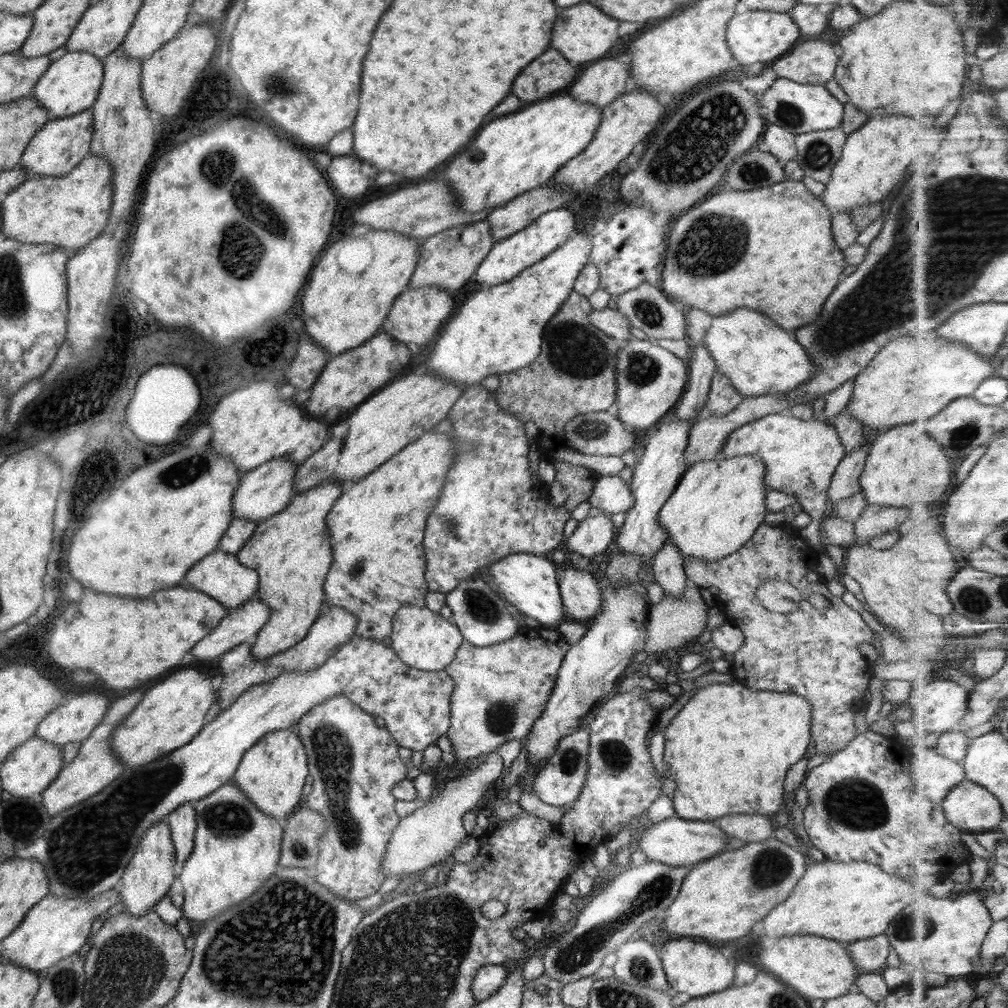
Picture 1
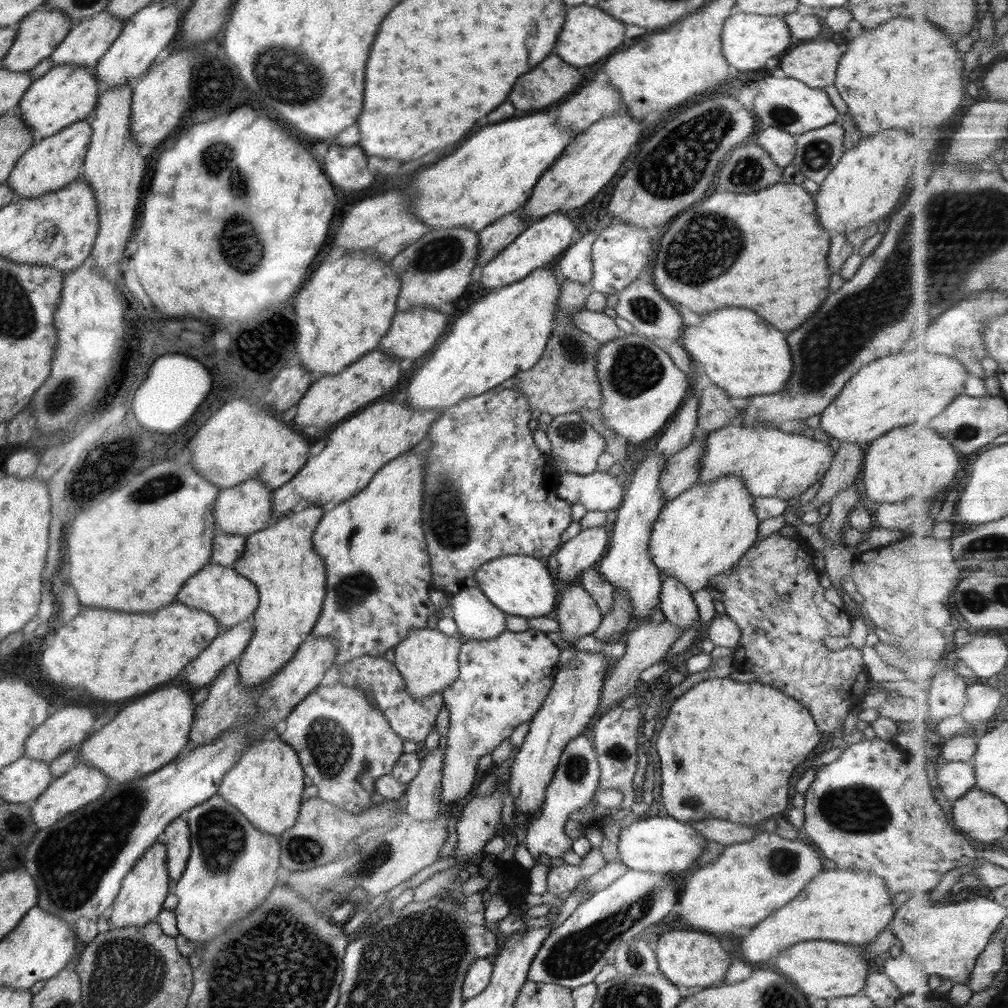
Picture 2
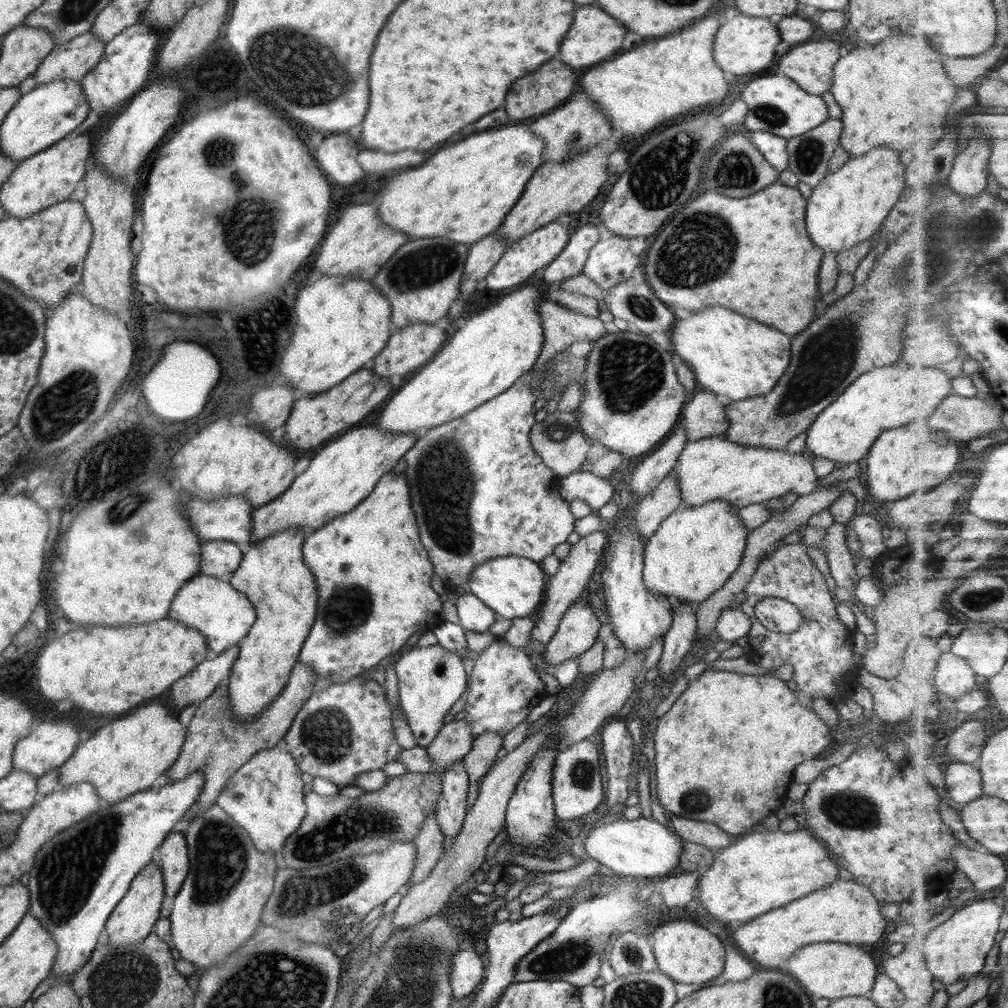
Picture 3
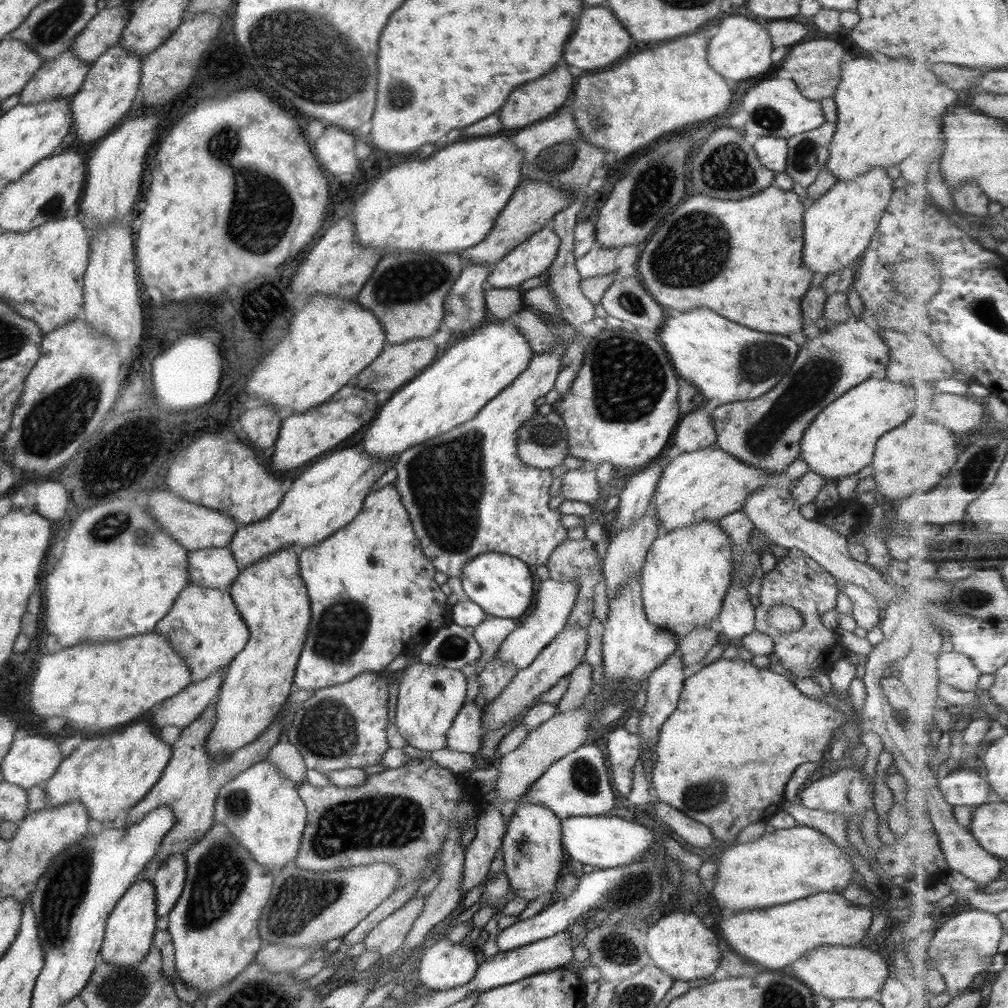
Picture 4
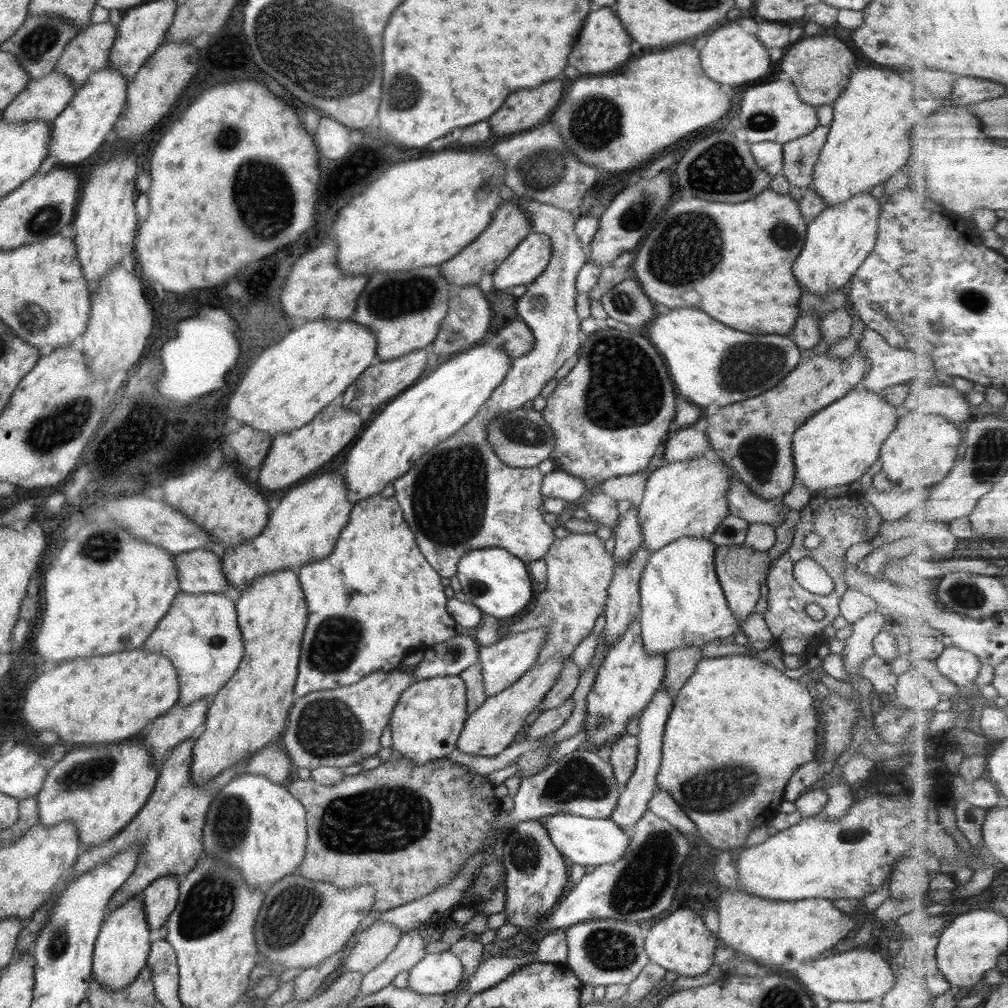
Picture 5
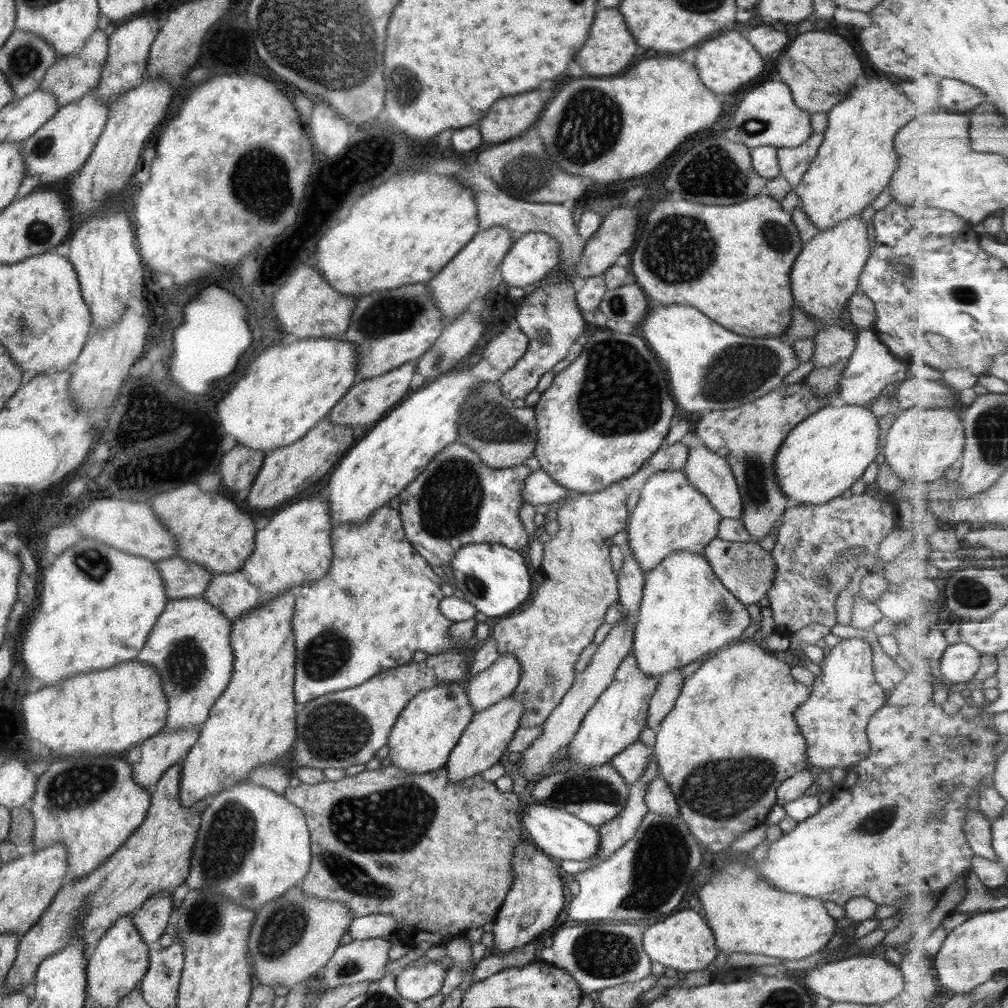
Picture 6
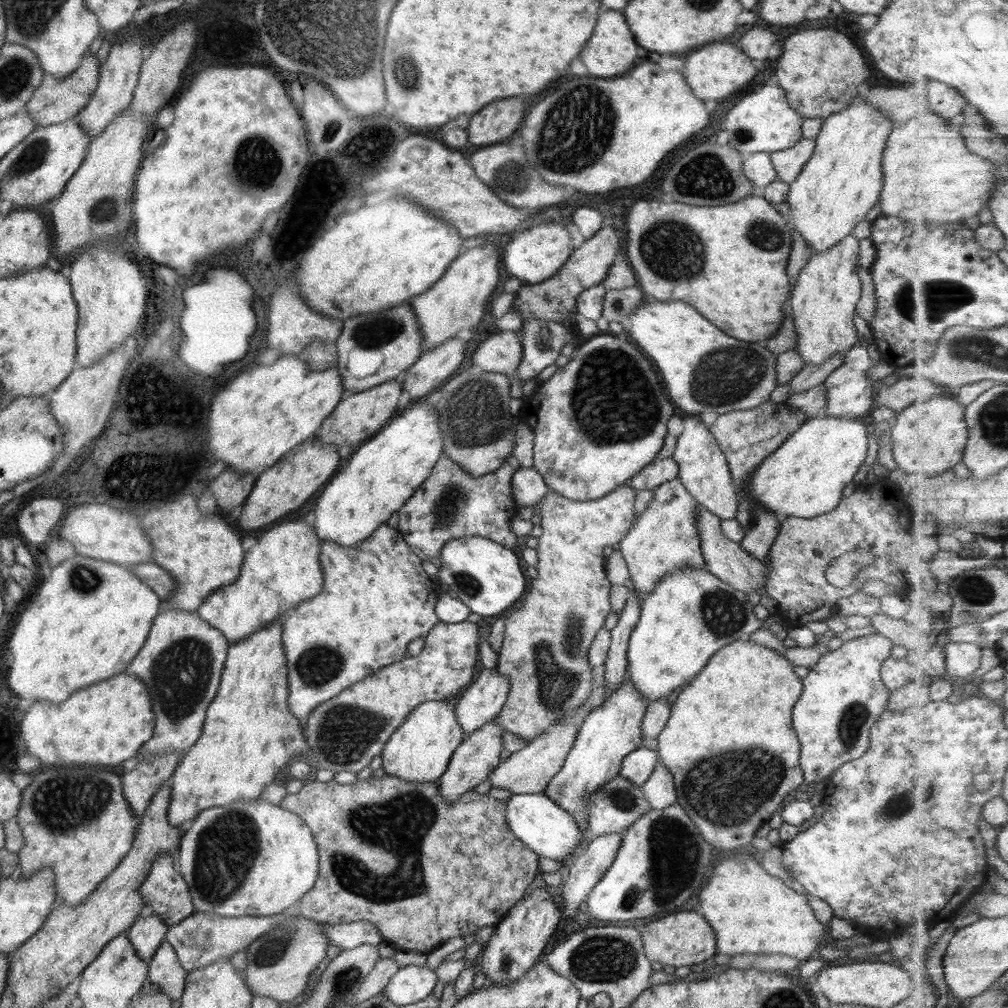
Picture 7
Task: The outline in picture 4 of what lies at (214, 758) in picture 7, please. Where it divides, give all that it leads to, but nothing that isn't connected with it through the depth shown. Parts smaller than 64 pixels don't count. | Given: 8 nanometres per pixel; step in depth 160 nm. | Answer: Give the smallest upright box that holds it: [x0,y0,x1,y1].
[205,545,311,758]

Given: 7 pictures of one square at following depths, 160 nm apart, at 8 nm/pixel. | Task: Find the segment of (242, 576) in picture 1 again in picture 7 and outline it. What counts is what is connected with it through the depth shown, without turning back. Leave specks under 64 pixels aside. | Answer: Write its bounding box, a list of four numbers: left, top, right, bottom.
[110,609,229,774]

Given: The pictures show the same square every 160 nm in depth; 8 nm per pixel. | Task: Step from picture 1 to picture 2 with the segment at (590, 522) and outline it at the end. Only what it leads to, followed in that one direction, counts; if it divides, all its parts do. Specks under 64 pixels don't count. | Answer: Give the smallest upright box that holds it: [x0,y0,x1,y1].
[555,526,608,584]

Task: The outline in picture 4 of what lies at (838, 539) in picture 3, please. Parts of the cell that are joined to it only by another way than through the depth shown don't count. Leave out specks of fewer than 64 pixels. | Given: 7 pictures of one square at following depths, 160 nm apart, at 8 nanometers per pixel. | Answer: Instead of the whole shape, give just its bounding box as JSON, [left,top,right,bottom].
[839,582,882,631]

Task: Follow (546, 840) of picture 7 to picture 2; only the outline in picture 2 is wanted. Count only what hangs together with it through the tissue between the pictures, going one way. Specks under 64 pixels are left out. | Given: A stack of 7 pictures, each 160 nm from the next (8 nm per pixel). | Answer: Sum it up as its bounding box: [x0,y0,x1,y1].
[617,814,707,874]

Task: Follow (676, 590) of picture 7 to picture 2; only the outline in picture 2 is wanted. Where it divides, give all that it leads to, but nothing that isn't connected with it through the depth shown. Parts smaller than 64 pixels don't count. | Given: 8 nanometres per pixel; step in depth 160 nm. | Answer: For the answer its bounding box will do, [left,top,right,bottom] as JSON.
[649,474,761,593]

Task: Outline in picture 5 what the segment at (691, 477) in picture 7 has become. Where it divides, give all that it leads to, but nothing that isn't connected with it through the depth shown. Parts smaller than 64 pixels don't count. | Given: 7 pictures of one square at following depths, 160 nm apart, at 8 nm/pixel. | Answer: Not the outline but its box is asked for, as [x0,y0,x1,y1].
[728,475,789,528]

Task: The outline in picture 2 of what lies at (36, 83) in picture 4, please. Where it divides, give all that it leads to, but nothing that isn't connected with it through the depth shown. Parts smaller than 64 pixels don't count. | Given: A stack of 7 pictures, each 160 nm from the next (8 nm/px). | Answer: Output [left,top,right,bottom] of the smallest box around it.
[49,10,126,70]

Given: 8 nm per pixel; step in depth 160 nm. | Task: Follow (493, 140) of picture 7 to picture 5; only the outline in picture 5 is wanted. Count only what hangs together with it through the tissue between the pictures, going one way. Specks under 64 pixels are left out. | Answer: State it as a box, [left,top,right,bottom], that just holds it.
[488,80,564,136]

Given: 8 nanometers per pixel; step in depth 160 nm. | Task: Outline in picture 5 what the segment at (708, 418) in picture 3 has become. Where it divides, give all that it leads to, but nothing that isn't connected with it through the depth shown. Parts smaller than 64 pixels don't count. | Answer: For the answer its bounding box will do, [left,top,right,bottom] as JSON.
[664,425,711,463]

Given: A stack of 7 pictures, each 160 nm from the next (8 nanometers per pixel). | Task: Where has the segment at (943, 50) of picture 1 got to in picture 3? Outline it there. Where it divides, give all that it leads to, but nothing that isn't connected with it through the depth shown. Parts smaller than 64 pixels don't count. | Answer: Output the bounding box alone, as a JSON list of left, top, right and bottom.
[830,34,960,157]

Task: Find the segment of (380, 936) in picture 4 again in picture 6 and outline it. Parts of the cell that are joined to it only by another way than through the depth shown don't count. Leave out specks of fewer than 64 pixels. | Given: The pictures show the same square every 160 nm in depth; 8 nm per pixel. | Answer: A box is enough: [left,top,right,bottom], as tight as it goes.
[322,938,393,988]

